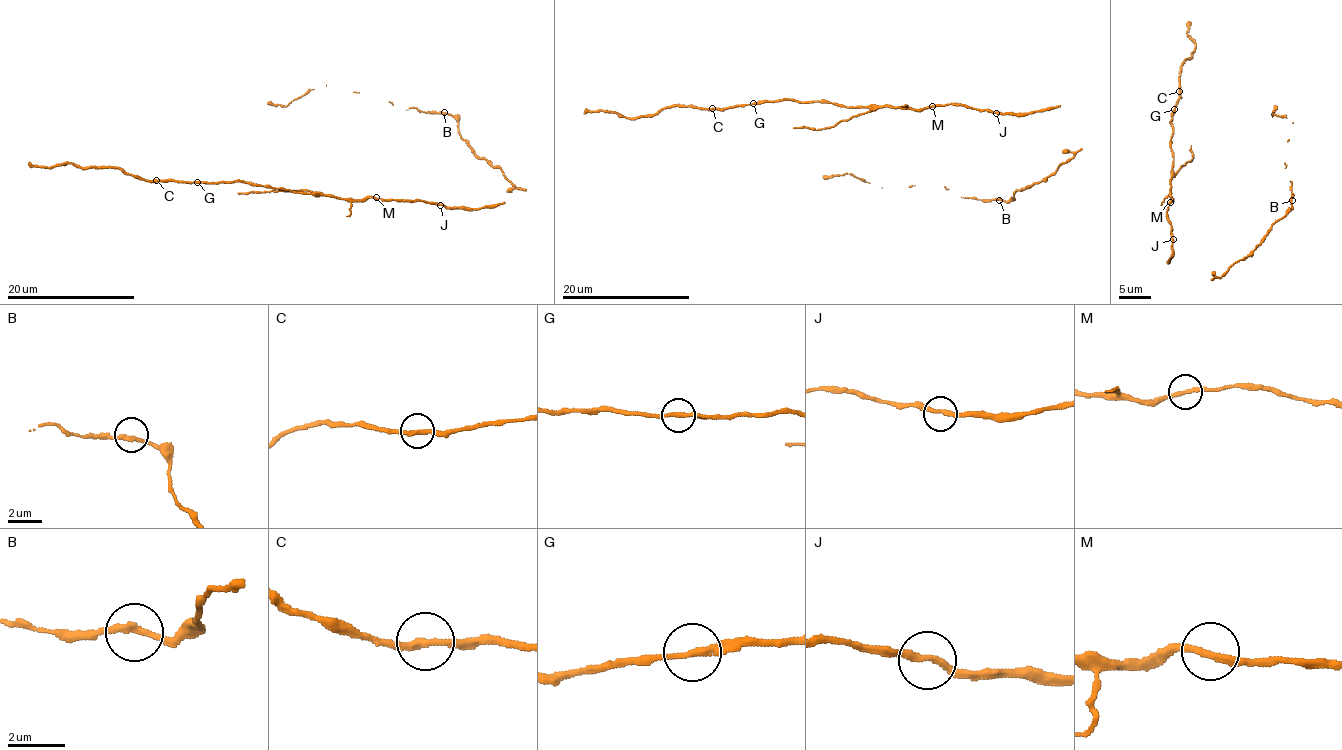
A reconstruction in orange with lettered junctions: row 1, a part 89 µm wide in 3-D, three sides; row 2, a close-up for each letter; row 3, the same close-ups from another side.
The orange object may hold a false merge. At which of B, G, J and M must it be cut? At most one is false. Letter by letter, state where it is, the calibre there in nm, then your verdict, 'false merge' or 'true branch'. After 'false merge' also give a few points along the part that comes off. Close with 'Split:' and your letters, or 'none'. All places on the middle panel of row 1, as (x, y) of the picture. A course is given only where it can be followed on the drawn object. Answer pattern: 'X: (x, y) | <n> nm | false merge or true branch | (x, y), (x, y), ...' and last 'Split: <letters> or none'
B: (999, 200) | 220 nm | true branch
G: (753, 103) | 220 nm | true branch
J: (996, 113) | 240 nm | true branch
M: (932, 106) | 240 nm | true branch
Split: none

